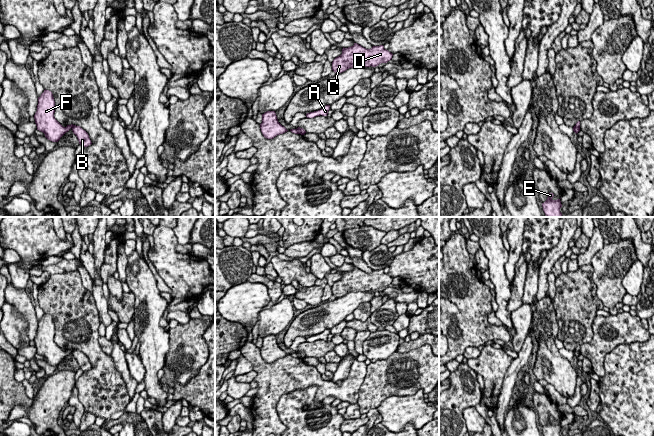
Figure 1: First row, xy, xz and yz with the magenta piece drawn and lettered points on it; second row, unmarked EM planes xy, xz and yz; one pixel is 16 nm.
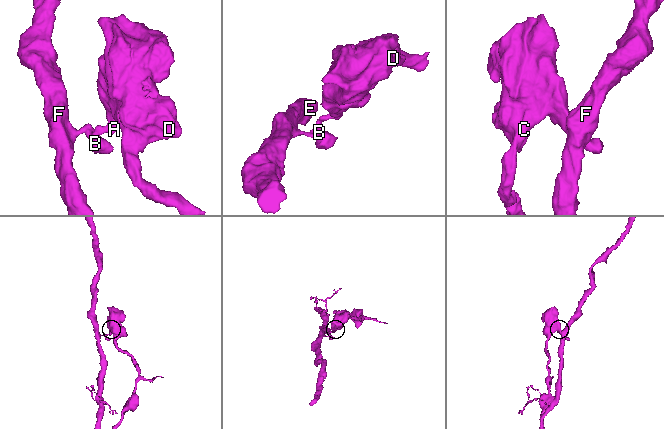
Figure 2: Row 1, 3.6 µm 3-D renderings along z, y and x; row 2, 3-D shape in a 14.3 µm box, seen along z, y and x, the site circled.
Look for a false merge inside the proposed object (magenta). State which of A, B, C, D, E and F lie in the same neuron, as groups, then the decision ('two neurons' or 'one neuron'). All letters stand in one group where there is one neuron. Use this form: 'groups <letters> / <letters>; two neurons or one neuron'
groups A B C D / E F; two neurons

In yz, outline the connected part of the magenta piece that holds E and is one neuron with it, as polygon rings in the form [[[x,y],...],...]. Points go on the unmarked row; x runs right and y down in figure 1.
[[[549,417],[547,424],[542,427],[544,436],[560,436],[560,432],[562,431],[560,423],[553,424],[554,418]]]

